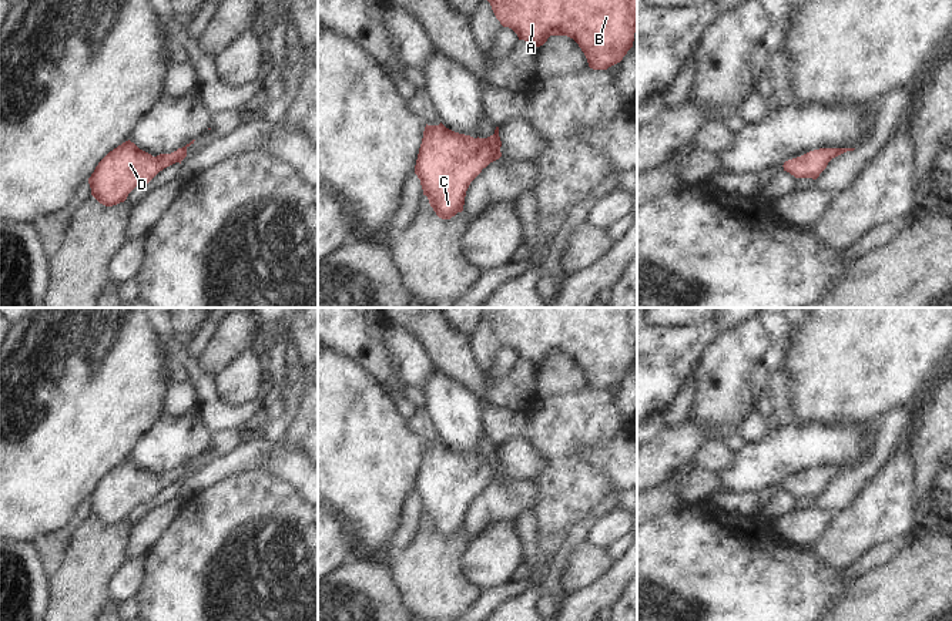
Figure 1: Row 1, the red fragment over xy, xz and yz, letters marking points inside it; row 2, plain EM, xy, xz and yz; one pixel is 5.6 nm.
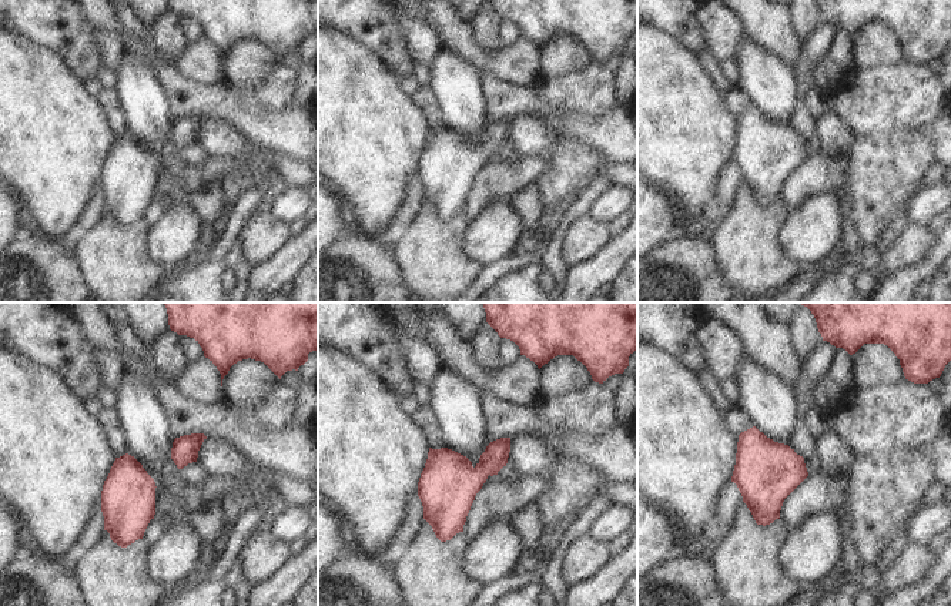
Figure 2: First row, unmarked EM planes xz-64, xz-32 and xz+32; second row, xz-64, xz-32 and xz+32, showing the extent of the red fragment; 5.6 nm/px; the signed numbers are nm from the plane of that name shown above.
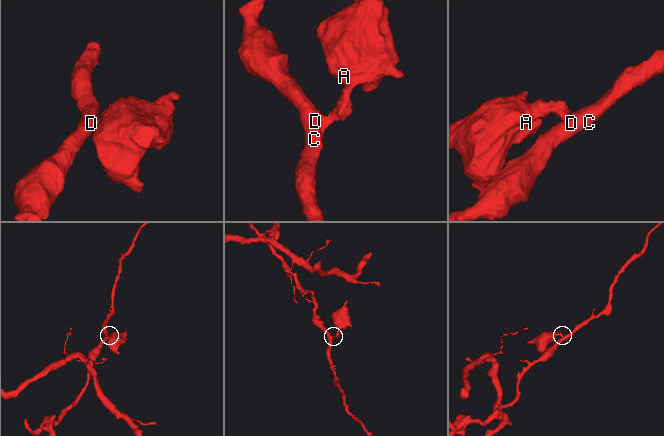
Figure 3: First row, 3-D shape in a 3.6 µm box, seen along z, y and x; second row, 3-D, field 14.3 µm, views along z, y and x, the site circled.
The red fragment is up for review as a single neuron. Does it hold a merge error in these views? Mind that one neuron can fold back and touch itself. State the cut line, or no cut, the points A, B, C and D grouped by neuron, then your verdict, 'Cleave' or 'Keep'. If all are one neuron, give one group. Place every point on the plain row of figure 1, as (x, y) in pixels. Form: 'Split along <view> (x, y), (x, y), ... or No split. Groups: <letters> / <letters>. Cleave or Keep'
No split. Groups: A B C D. Keep

